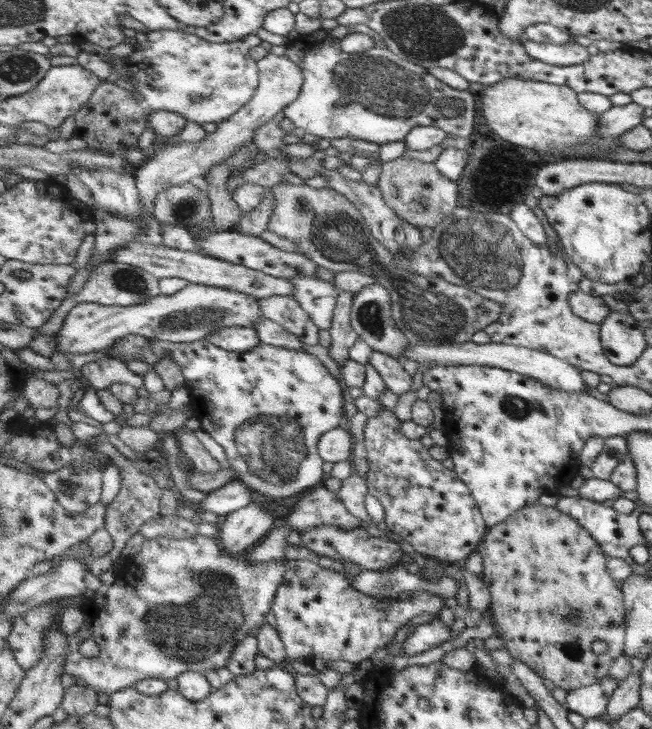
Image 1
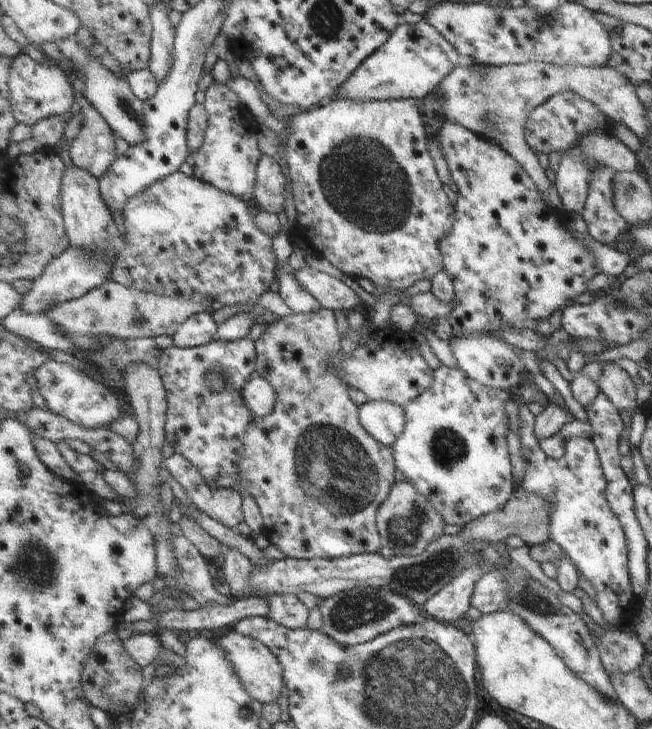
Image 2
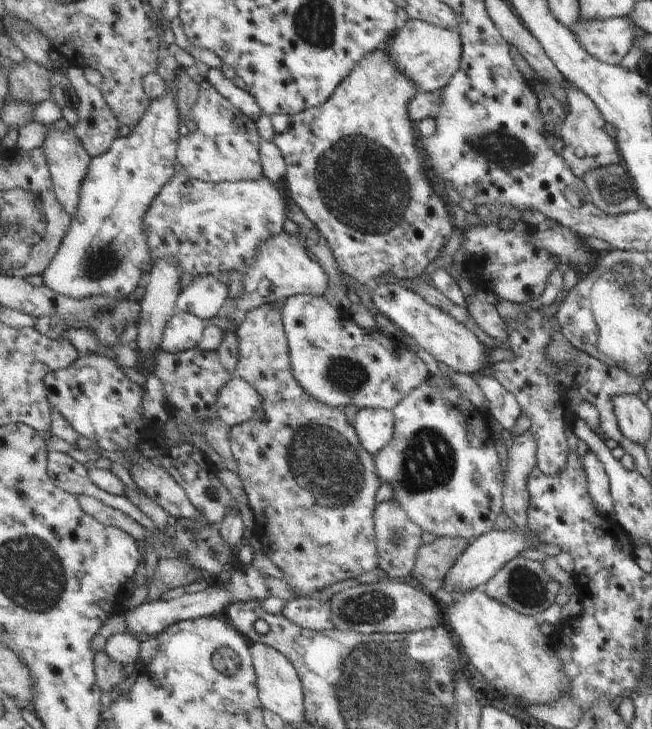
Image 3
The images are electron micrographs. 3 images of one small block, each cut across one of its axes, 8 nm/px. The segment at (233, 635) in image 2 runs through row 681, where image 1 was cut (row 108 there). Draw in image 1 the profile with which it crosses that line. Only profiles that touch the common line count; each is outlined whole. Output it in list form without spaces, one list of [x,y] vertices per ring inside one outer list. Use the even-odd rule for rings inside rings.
[[[269,51],[265,59],[258,62],[258,68],[260,83],[253,99],[246,107],[241,108],[235,115],[231,115],[231,118],[218,124],[215,132],[206,134],[205,138],[198,142],[179,142],[166,146],[135,167],[136,184],[146,210],[154,213],[155,200],[161,191],[165,191],[171,185],[184,185],[186,182],[201,180],[211,166],[229,160],[238,149],[253,143],[259,128],[271,123],[279,112],[298,100],[305,78],[299,65],[294,64],[289,56],[284,54],[278,56]]]

